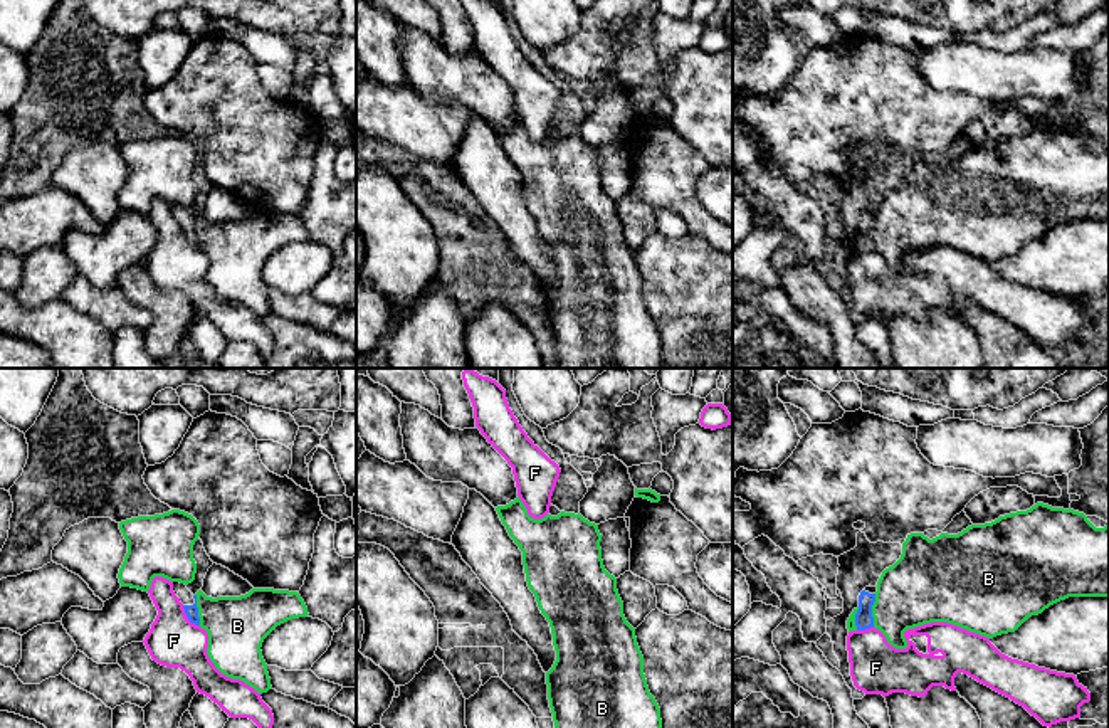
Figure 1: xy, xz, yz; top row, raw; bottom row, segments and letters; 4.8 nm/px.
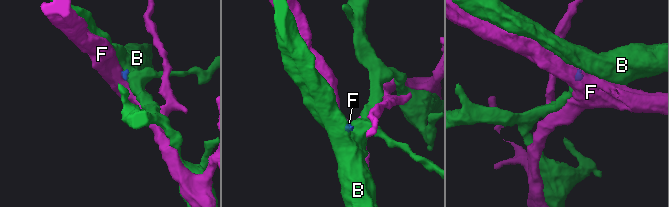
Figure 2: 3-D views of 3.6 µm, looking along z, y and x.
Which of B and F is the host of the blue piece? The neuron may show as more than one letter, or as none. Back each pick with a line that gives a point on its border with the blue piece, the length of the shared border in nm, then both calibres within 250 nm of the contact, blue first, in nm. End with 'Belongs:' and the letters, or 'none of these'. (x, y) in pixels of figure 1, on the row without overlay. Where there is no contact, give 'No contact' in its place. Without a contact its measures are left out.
Belongs: none of these

